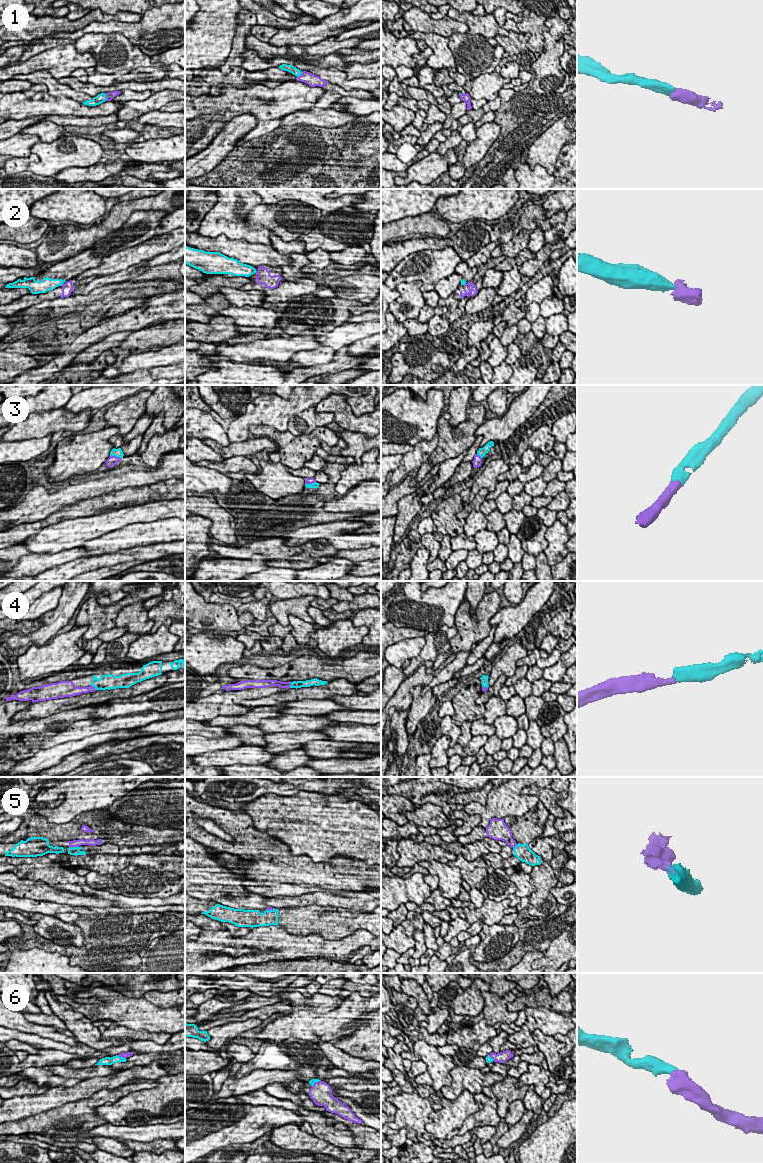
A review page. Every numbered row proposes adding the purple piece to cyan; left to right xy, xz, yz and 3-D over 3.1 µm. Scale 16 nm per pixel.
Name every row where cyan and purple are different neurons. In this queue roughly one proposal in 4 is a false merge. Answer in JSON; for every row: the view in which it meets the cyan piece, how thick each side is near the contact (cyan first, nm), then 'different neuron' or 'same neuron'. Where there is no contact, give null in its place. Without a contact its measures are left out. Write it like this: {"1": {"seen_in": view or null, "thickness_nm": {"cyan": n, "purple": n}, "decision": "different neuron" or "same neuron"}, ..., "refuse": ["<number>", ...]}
{"1": {"seen_in": "xy", "thickness_nm": {"cyan": 160, "purple": 130}, "decision": "same neuron"}, "2": {"seen_in": "xy", "thickness_nm": {"cyan": 220, "purple": 160}, "decision": "different neuron"}, "3": {"seen_in": "xy", "thickness_nm": {"cyan": 130, "purple": 160}, "decision": "same neuron"}, "4": {"seen_in": "xy", "thickness_nm": {"cyan": 220, "purple": 130}, "decision": "same neuron"}, "5": {"seen_in": "xy", "thickness_nm": {"cyan": 130, "purple": 130}, "decision": "different neuron"}, "6": {"seen_in": "xy", "thickness_nm": {"cyan": 130, "purple": 90}, "decision": "same neuron"}, "refuse": ["2", "5"]}

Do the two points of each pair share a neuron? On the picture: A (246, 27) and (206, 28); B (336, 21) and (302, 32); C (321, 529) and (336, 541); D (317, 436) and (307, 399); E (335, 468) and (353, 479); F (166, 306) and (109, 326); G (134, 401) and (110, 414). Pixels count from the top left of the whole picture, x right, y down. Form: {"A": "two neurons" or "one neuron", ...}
{"A": "two neurons", "B": "one neuron", "C": "two neurons", "D": "two neurons", "E": "two neurons", "F": "one neuron", "G": "one neuron"}

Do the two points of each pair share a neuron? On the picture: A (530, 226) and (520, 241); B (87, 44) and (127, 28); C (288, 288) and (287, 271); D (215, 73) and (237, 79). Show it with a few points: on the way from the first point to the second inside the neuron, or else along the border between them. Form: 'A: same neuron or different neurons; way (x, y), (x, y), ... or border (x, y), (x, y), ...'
A: different neurons; border (529, 233), (522, 229), (516, 235)
B: different neurons; border (93, 32), (119, 32), (136, 46)
C: different neurons; border (307, 277), (295, 280), (283, 279)
D: same neuron; way (220, 78), (232, 79)

